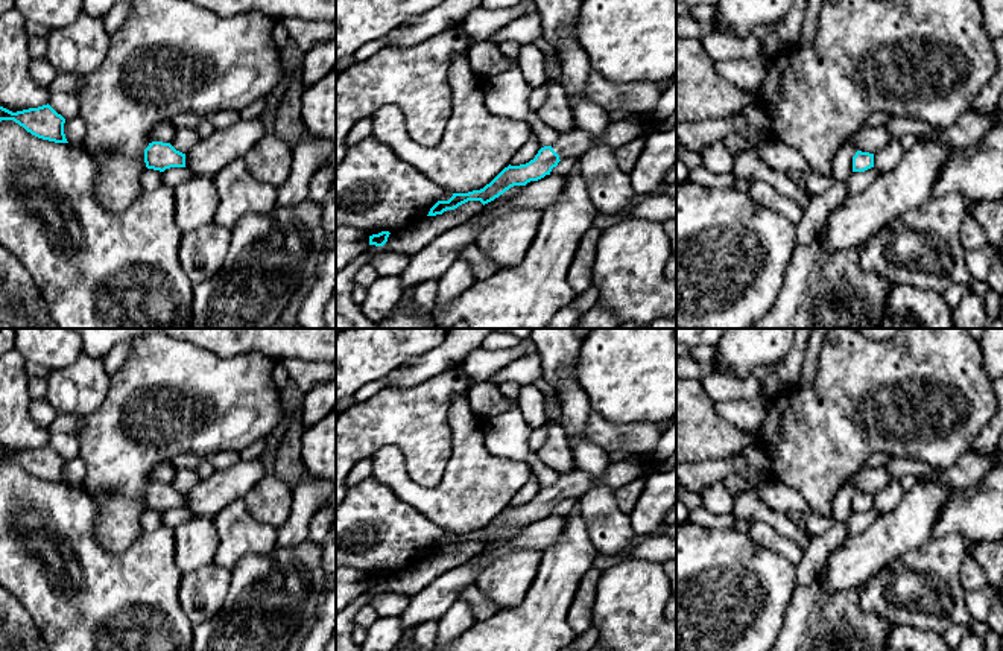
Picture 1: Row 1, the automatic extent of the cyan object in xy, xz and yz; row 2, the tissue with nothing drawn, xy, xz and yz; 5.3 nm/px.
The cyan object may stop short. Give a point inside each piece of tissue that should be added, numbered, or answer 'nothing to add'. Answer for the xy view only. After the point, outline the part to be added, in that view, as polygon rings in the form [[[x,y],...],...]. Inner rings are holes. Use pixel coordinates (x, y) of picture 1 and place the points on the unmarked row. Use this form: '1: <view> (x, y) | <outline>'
nothing to add

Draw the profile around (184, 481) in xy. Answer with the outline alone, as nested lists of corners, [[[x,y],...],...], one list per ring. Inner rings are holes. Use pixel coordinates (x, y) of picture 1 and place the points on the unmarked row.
[[[178,468],[170,485],[176,491],[187,494],[195,488],[195,485],[199,481],[201,481],[201,478],[198,476],[198,473],[193,468]]]

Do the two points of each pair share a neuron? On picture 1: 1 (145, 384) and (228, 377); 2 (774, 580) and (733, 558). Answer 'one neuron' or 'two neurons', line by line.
1: one neuron
2: one neuron

